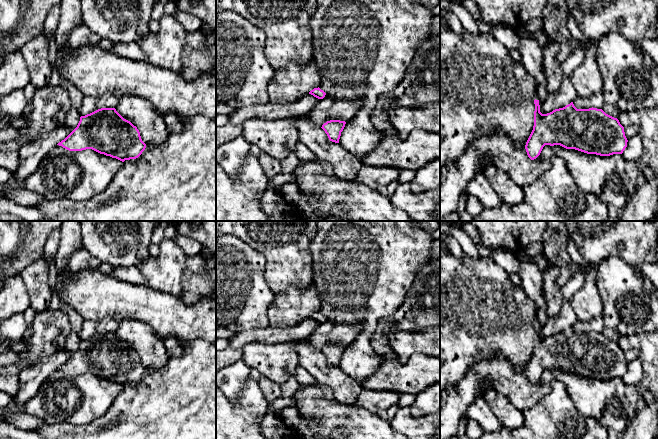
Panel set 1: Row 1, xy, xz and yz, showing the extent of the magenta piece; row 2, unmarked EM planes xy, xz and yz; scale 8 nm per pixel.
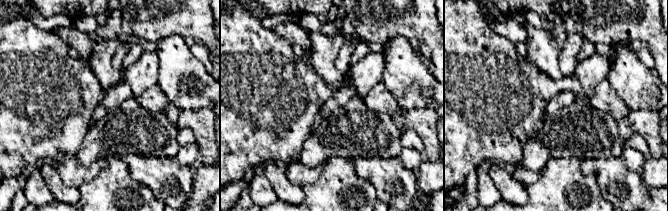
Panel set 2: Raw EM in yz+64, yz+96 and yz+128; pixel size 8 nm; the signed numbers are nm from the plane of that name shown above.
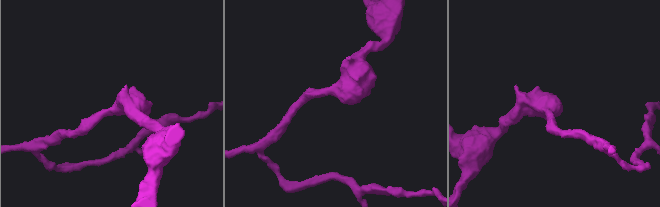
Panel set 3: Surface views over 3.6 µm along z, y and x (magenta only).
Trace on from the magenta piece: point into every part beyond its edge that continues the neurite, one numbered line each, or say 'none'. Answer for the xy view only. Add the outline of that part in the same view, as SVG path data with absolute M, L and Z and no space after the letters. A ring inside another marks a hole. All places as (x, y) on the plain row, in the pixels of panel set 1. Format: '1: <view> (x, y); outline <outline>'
none

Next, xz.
none

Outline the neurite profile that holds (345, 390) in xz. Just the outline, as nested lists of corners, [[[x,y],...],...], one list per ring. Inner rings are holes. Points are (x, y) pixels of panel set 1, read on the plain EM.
[[[309,338],[296,342],[299,365],[319,383],[330,387],[334,399],[339,403],[353,404],[363,391],[361,385],[339,367],[330,365],[325,355],[311,345]]]

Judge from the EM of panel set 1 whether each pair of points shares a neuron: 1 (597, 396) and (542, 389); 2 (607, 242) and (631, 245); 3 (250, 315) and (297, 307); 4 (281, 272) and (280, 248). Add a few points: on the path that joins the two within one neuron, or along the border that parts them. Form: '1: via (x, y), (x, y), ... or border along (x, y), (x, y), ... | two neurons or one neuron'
1: via (583, 391), (569, 379), (554, 377) | one neuron
2: via (613, 238), (625, 239) | one neuron
3: border along (275, 295), (267, 311), (268, 325) | two neurons
4: via (281, 266), (281, 254) | one neuron

